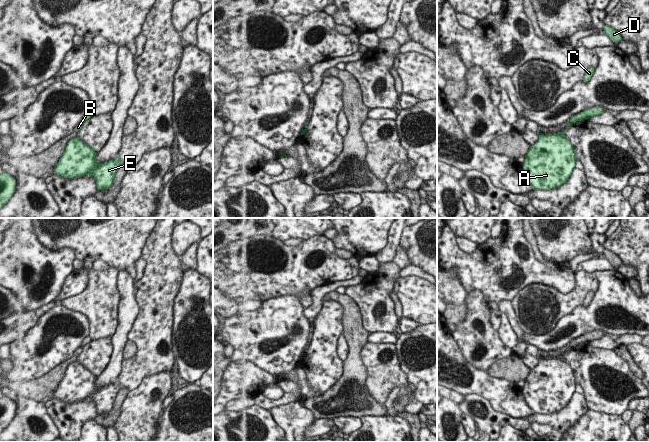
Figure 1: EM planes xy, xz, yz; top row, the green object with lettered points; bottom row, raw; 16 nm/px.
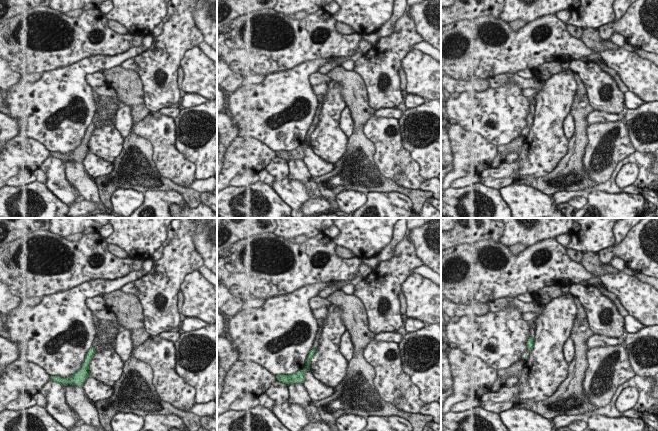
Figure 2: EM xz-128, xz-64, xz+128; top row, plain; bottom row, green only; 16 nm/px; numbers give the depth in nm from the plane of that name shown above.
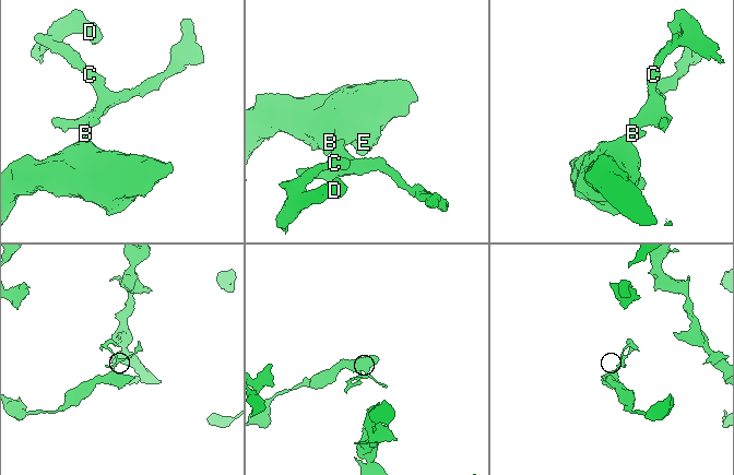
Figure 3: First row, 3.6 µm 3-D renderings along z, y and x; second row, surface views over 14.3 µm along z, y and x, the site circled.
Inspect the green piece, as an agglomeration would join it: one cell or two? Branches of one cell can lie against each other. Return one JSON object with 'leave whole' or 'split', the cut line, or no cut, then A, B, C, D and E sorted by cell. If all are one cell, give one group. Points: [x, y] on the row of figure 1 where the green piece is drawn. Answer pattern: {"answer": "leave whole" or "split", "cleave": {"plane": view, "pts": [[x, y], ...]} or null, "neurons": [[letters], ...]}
{"answer": "split", "cleave": {"plane": "xz", "pts": [[306, 127], [305, 131]]}, "neurons": [["A", "B", "E"], ["C", "D"]]}

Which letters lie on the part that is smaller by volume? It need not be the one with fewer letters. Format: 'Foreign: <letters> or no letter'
Foreign: C, D

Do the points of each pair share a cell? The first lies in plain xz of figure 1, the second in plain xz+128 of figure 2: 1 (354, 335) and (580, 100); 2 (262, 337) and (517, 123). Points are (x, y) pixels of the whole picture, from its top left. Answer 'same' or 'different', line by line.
1: same
2: same

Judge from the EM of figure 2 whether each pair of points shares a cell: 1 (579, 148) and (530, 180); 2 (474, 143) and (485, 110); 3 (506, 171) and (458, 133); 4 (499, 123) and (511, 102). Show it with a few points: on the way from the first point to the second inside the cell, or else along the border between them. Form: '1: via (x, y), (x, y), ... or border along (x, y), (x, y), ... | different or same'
1: via (571, 161), (554, 178), (543, 181) | same
2: border along (456, 122), (466, 131), (475, 131), (497, 145) | different
3: border along (490, 168), (485, 169), (480, 174) | different
4: via (500, 118), (500, 114), (506, 107) | same

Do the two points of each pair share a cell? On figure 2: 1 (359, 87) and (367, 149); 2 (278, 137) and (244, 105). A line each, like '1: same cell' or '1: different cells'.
1: same cell
2: same cell

